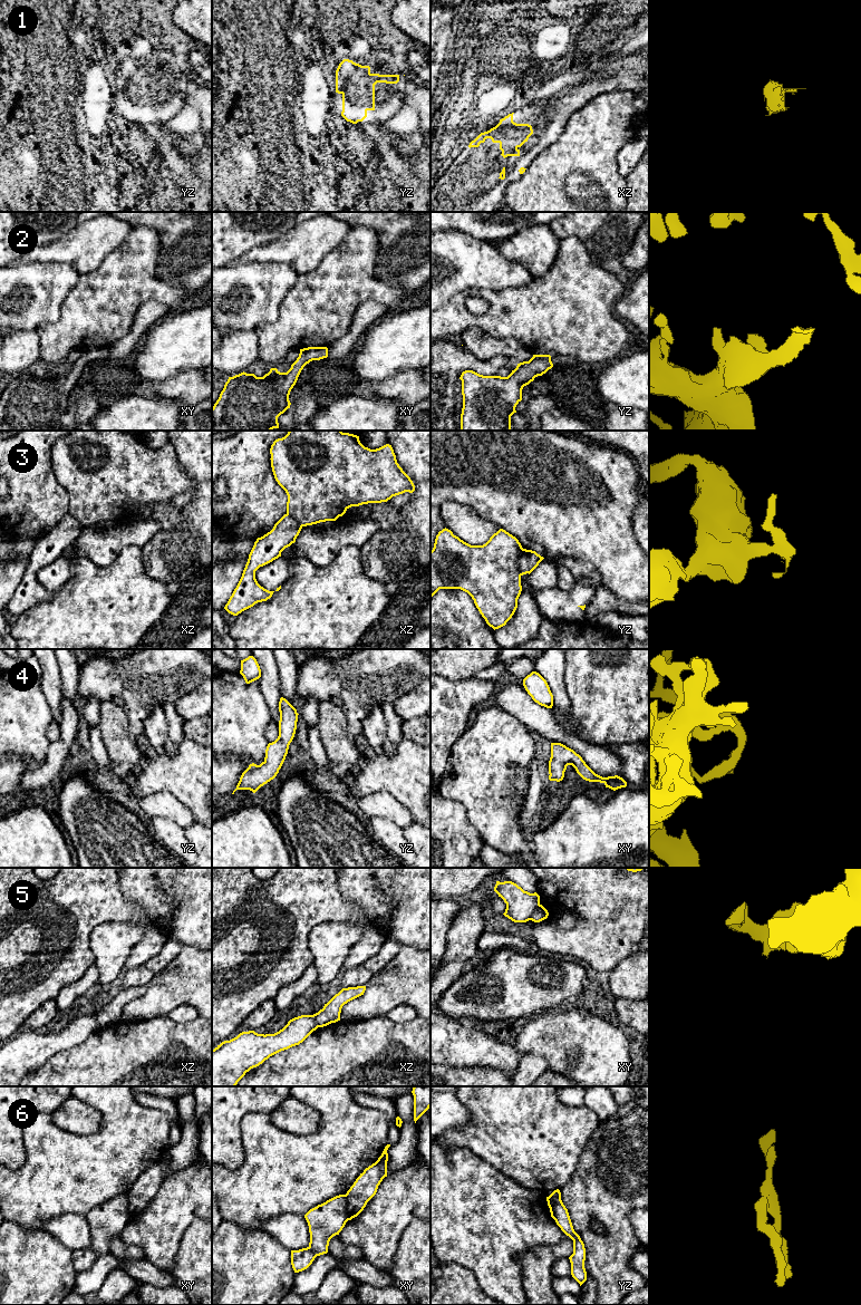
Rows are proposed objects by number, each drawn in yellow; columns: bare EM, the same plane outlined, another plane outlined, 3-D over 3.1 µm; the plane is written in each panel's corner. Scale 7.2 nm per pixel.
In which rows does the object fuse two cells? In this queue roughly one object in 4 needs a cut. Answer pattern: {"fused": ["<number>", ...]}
{"fused": ["3", "5", "6"]}

